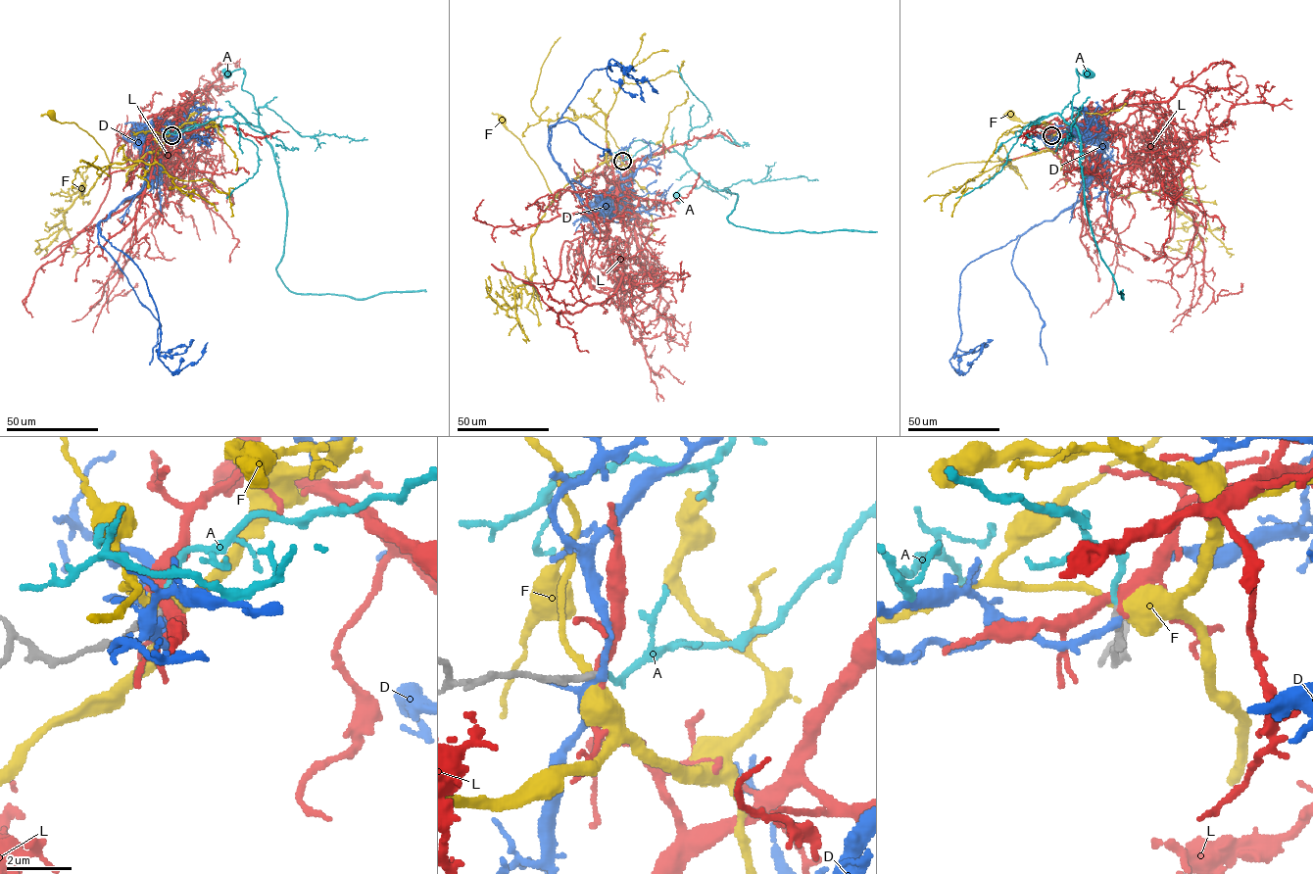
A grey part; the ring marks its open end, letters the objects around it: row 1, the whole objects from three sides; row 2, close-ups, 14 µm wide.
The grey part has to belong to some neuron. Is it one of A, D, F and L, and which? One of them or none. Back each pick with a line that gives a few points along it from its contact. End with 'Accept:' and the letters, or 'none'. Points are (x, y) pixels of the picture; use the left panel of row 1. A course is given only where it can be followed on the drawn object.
A: Its course: (170, 135), (235, 114), (259, 124), (253, 97), (242, 88), (244, 70), (226, 73)
Accept: A

